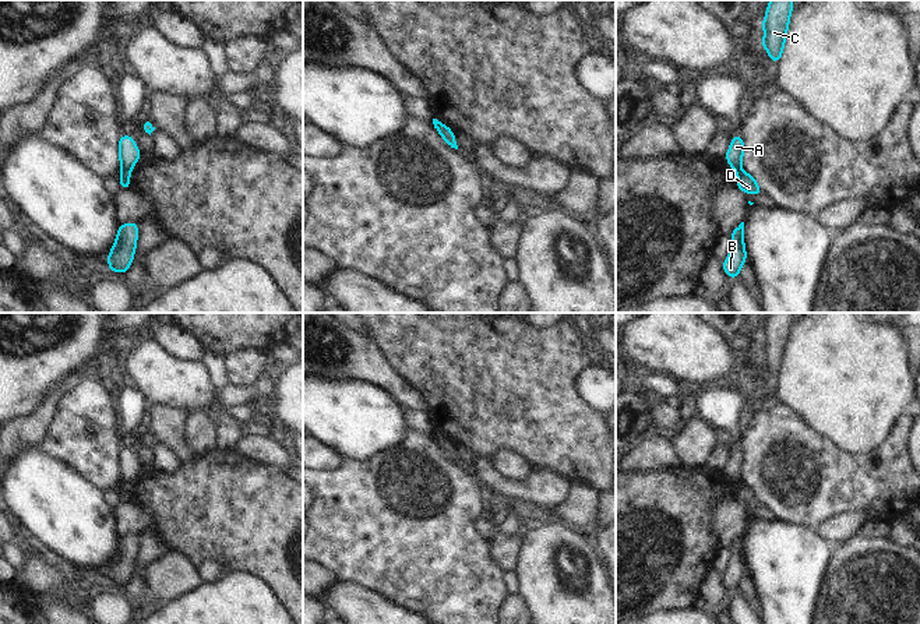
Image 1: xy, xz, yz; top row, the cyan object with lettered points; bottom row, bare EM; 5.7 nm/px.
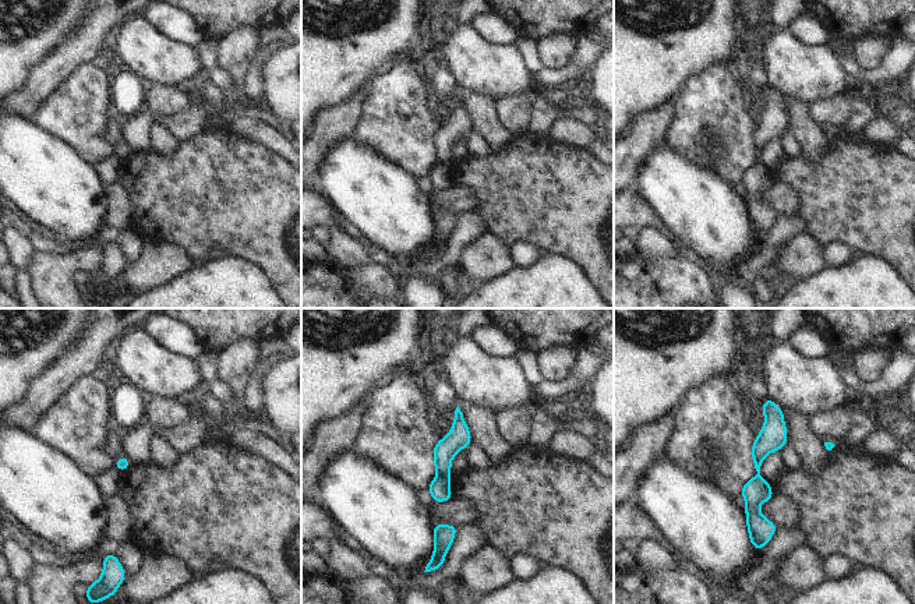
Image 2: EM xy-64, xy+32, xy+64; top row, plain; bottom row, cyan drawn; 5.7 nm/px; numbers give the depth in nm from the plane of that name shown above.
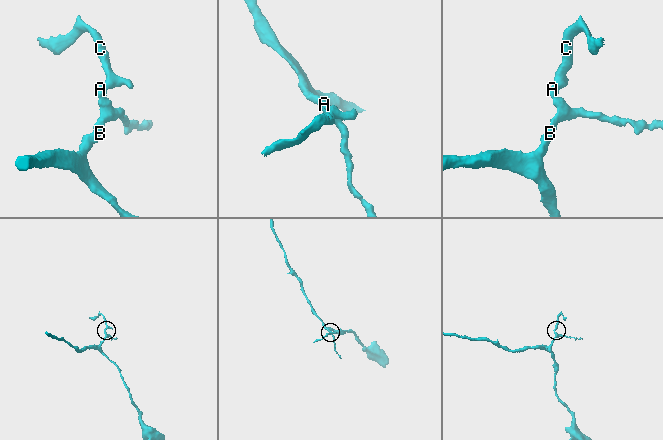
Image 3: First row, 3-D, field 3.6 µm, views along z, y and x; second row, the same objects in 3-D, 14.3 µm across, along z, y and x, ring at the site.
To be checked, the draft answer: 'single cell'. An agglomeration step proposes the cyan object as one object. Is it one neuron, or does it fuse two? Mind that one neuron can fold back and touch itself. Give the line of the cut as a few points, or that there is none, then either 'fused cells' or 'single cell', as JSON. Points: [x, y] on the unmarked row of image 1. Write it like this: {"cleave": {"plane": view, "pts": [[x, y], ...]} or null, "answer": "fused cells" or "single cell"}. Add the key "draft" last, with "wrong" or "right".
{"cleave": {"plane": "xy", "pts": [[122, 482], [130, 483]]}, "answer": "fused cells", "draft": "wrong"}

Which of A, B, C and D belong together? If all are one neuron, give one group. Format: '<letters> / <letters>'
A C / B D

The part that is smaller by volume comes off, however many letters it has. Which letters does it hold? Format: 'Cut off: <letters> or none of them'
Cut off: A, C

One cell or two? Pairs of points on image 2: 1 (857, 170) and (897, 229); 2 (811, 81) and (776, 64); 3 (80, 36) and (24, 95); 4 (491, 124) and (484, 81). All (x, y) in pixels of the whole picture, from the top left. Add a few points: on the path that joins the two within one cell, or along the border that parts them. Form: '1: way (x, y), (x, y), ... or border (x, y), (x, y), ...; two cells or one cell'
1: way (861, 184), (891, 215); one cell
2: way (802, 73), (784, 64); one cell
3: way (69, 52), (39, 81); one cell
4: border (472, 91), (488, 95), (497, 101); two cells

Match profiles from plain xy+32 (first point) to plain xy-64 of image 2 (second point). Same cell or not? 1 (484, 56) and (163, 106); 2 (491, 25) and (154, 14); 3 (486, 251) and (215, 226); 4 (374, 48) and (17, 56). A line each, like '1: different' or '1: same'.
1: different
2: same
3: different
4: same

